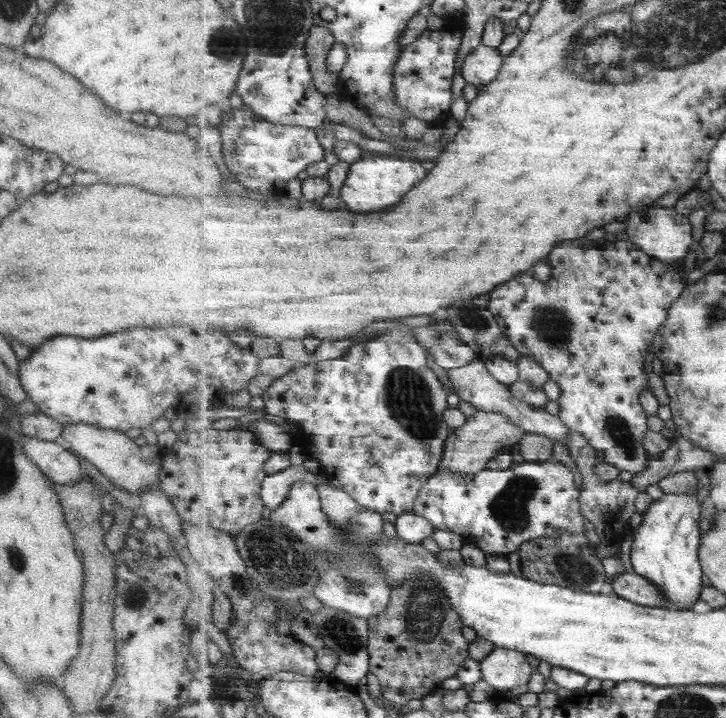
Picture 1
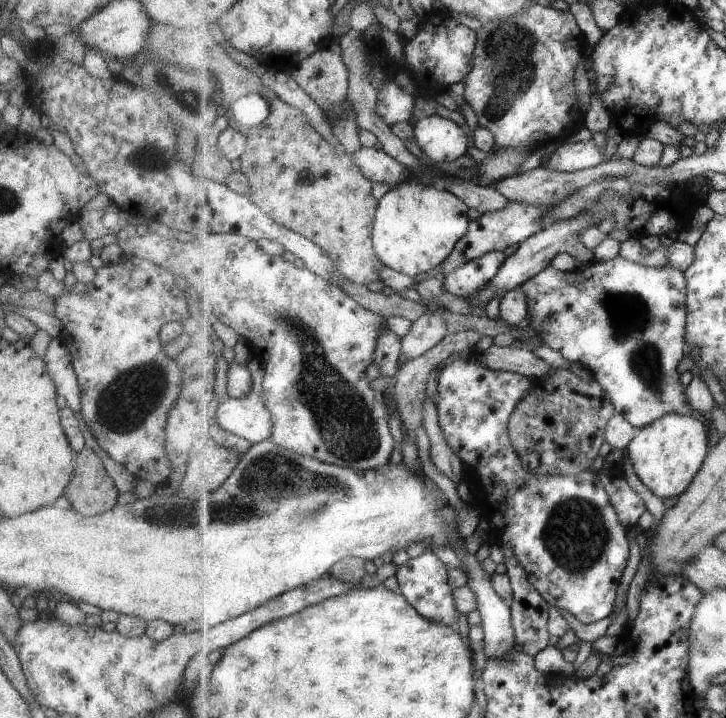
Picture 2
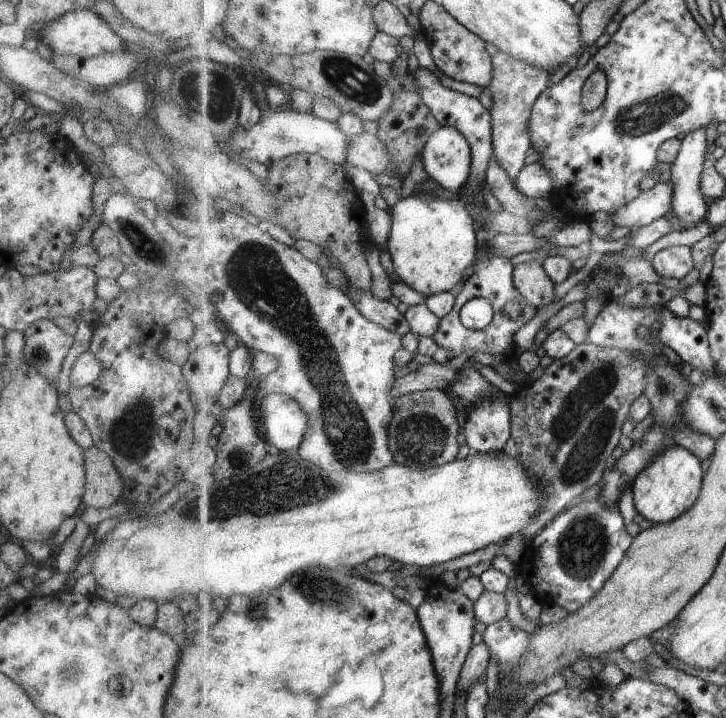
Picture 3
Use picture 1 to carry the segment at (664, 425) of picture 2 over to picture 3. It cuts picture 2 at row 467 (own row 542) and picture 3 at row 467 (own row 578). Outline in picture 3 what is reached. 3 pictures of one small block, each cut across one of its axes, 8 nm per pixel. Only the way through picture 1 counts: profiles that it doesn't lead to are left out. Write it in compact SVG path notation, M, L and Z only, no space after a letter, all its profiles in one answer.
M677 444L666 447L632 484L636 509L654 524L671 522L695 506L705 475L706 464L693 451Z

